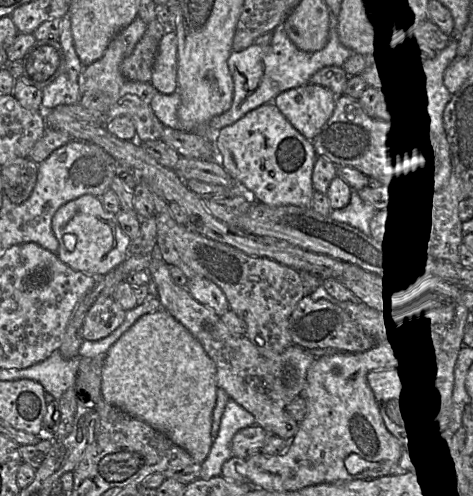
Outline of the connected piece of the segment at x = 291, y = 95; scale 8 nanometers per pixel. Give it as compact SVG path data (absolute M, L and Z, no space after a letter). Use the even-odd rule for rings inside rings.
M312 83L283 91L272 103L287 121L310 142L331 117L337 96L329 89Z

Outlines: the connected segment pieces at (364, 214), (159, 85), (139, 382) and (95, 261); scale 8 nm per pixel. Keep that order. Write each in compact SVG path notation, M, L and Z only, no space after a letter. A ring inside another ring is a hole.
M353 190L349 203L339 209L331 209L330 216L340 222L348 223L365 233L371 233L370 221L376 206L364 202L359 196L359 190Z
M168 31L161 38L152 68L150 83L162 94L177 91L177 36Z
M162 308L138 318L108 349L102 366L103 399L164 433L176 445L185 449L199 464L206 459L213 442L212 414L217 401L217 390L215 362L191 332Z
M85 194L62 205L54 214L51 227L59 242L58 258L75 271L102 277L129 255L132 240L121 229L116 214L106 211L97 196Z

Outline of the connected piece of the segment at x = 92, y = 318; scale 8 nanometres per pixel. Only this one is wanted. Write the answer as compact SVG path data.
M112 296L94 302L84 317L83 339L97 341L105 338L122 324L125 314Z

